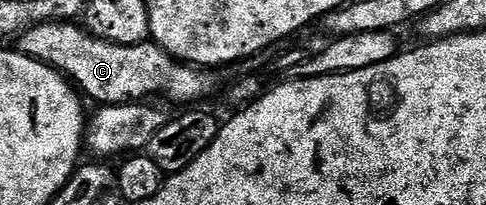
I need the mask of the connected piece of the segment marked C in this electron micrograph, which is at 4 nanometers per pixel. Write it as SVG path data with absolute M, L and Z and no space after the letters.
M76 22L36 24L20 33L18 43L19 51L64 73L87 99L89 96L97 100L100 106L131 104L152 98L148 96L165 96L176 104L192 106L197 103L195 100L206 99L216 84L211 71L178 62L155 42L115 44L98 38Z

